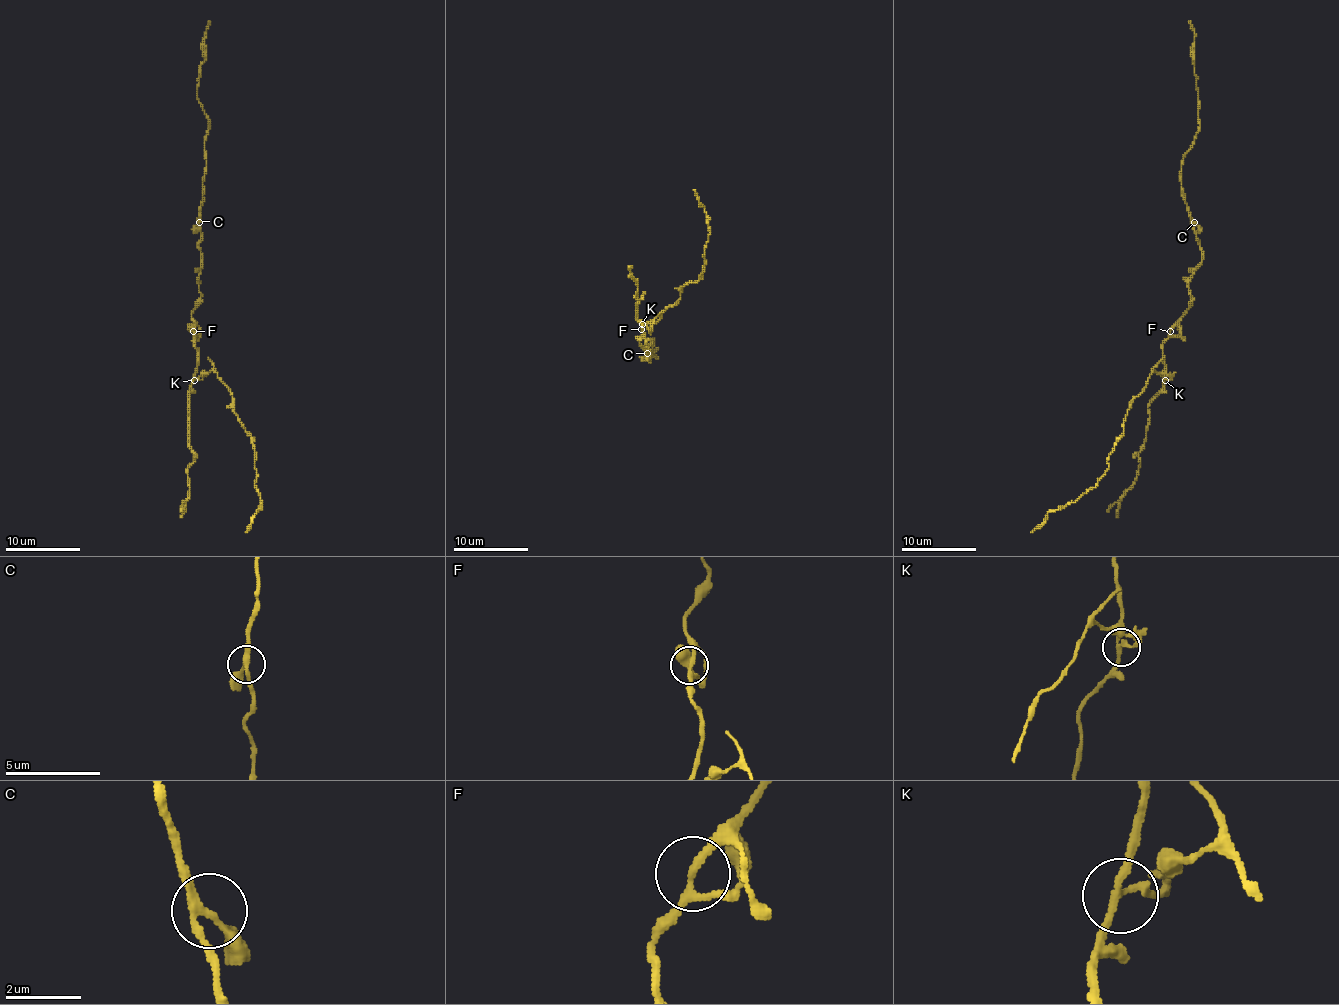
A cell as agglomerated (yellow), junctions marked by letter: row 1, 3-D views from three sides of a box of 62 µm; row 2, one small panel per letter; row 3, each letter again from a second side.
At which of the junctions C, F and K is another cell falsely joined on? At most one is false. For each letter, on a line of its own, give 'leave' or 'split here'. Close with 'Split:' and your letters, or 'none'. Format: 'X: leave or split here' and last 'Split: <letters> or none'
C: leave
F: leave
K: split here
Split: K

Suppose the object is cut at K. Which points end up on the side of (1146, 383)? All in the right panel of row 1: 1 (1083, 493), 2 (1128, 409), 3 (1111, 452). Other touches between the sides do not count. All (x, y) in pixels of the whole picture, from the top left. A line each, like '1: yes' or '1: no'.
1: yes
2: yes
3: yes

